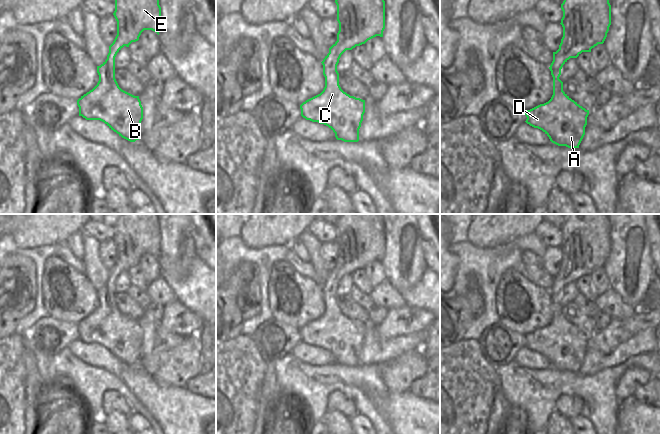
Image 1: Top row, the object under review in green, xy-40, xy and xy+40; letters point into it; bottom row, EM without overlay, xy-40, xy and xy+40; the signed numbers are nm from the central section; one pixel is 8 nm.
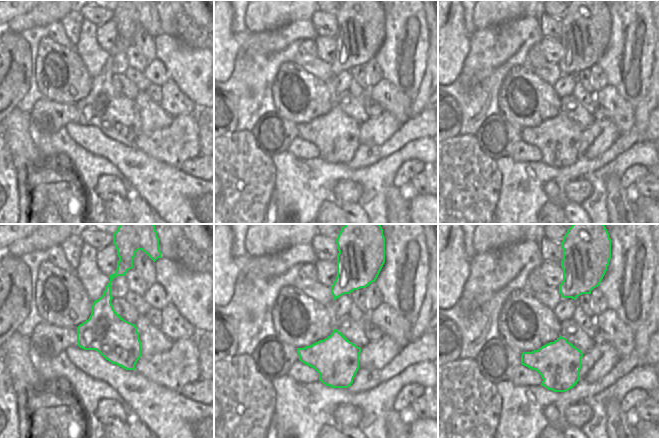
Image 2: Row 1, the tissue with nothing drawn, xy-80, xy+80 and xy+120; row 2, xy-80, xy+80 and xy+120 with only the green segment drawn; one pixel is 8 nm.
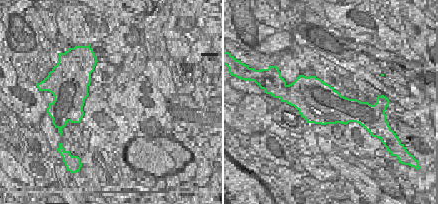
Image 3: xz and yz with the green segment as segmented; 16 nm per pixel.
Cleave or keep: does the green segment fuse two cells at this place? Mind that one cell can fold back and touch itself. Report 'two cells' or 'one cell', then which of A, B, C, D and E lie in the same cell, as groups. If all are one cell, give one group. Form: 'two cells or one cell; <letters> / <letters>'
one cell; A B C D E

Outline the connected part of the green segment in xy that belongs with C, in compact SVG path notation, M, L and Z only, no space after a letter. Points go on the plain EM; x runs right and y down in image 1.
M342 214L335 227L337 229L339 255L337 257L337 265L329 272L329 277L321 286L325 301L325 311L320 318L300 329L301 340L306 344L328 350L335 357L337 364L358 366L359 353L365 337L365 324L350 320L341 313L337 289L341 279L346 274L352 274L356 270L365 268L376 260L383 261L385 225L381 214Z

